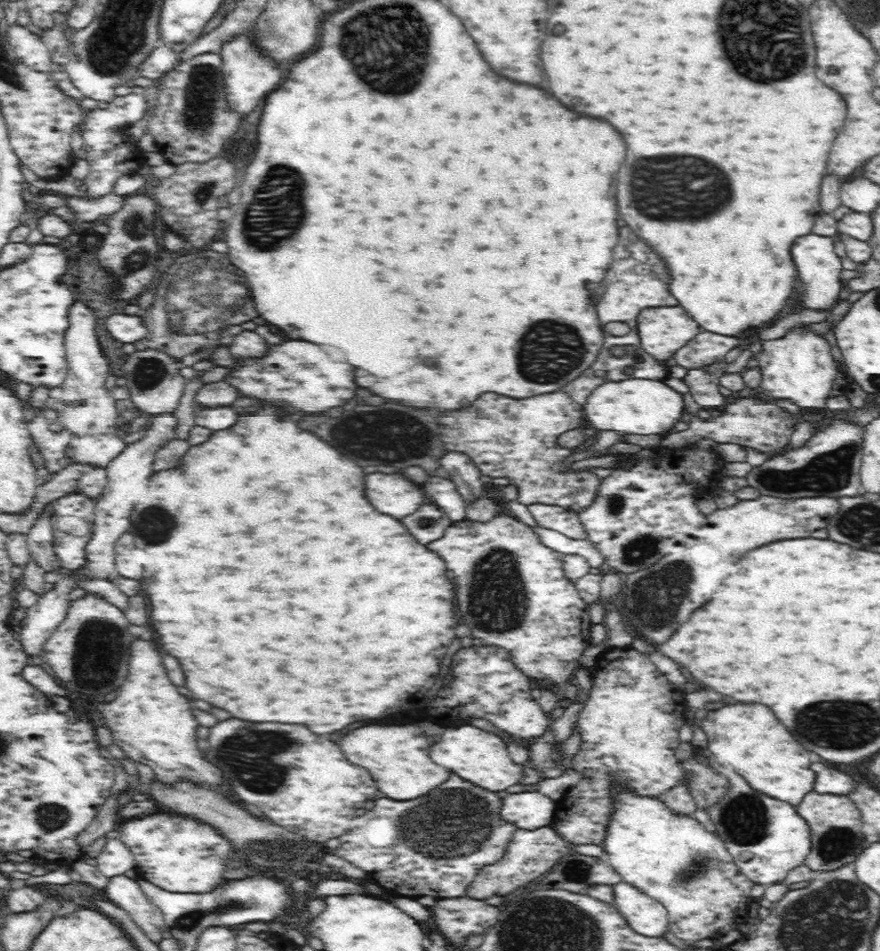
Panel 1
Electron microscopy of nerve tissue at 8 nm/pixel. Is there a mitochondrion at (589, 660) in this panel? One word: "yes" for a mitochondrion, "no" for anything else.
no

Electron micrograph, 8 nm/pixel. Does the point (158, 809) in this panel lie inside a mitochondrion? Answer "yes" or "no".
no

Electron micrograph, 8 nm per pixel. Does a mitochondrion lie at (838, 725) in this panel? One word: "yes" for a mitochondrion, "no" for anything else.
yes

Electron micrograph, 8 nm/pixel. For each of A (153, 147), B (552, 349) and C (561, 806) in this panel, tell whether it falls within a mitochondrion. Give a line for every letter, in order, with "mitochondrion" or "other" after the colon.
A: other
B: mitochondrion
C: other

